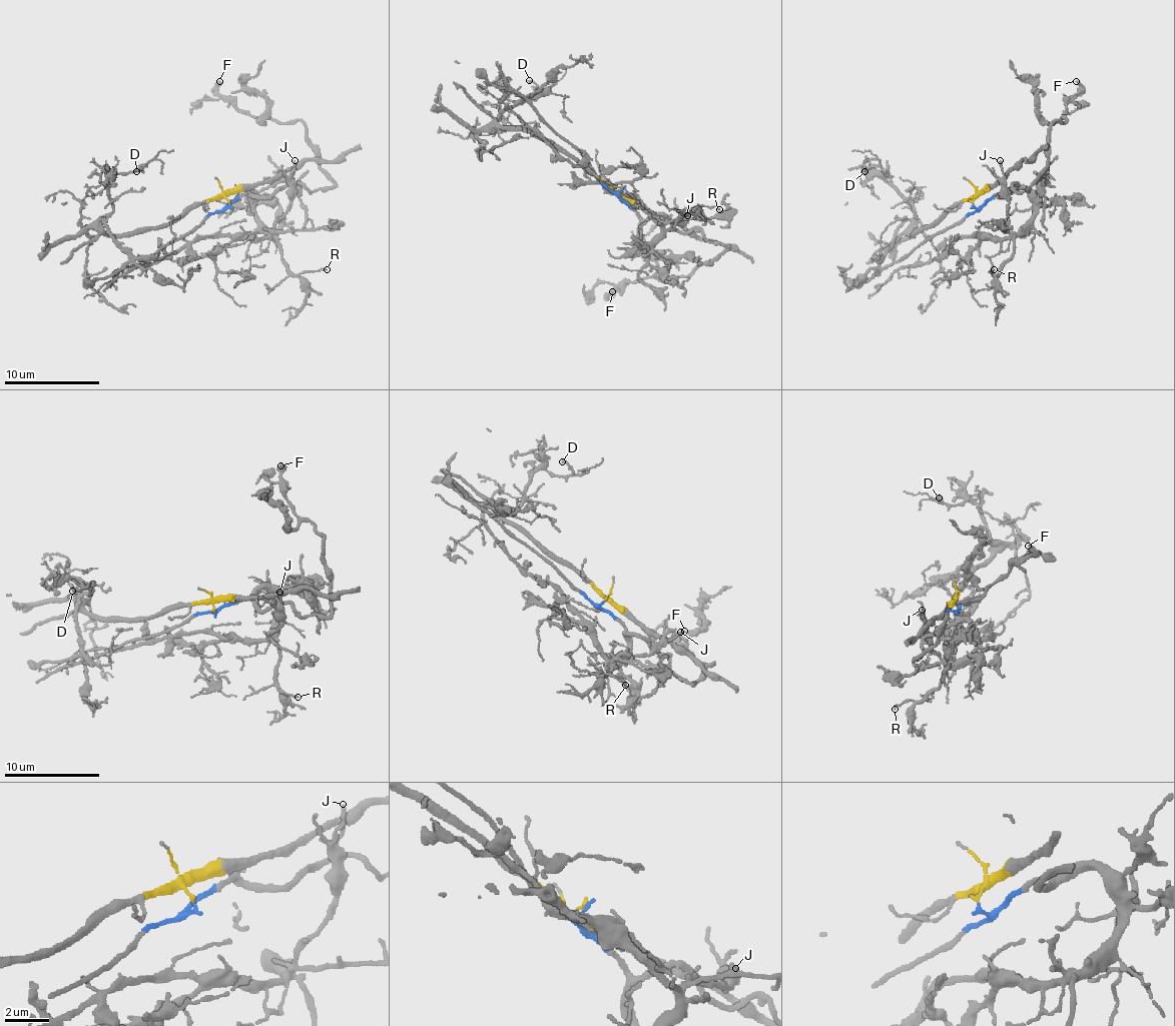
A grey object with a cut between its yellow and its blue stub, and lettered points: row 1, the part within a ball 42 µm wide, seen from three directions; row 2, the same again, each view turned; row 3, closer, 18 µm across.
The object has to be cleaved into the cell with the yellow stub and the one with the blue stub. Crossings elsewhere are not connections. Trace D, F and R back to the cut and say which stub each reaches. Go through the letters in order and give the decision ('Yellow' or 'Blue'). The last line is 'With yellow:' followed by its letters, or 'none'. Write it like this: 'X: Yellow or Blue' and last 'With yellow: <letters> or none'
D: Yellow
F: Blue
R: Blue
With yellow: D

